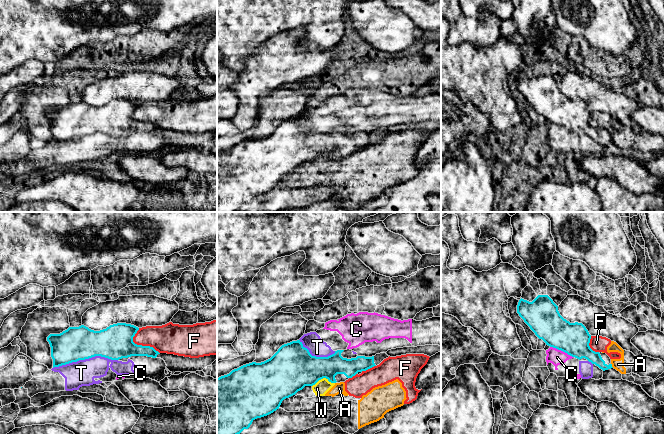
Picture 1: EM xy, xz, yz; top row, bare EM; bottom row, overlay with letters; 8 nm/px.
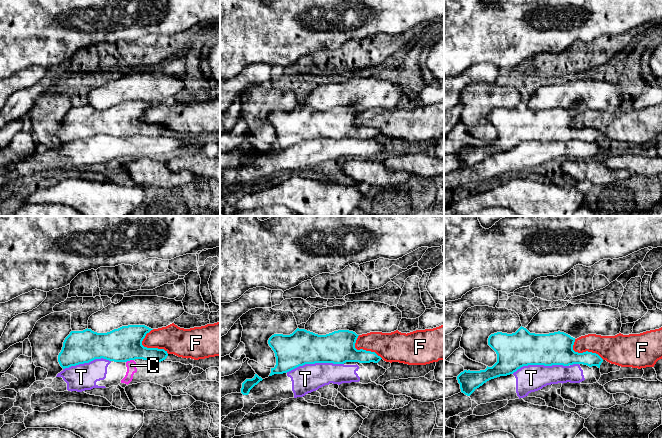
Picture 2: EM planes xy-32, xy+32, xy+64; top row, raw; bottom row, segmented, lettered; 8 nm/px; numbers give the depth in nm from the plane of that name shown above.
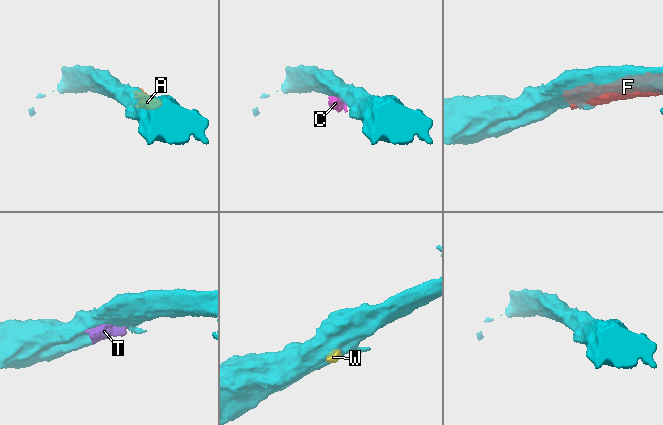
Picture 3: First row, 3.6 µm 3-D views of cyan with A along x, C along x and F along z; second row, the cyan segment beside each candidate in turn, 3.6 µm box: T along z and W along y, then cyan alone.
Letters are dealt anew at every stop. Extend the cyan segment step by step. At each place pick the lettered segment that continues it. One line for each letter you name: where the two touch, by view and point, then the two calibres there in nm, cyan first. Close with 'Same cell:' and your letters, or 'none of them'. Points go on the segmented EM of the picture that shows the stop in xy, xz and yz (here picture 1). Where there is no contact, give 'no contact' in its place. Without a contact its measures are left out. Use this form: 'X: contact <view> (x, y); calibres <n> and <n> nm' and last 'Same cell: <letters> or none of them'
Same cell: none of them

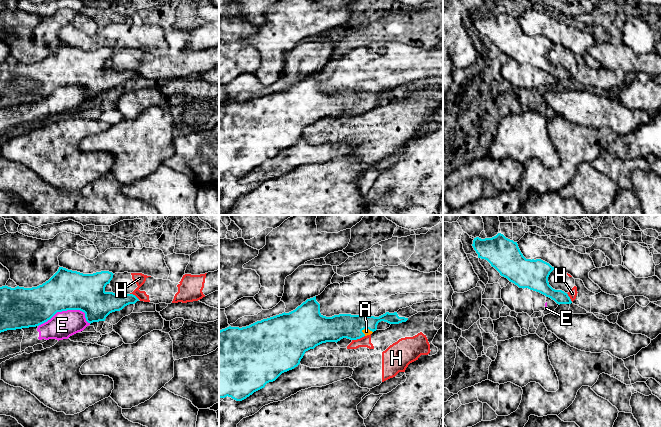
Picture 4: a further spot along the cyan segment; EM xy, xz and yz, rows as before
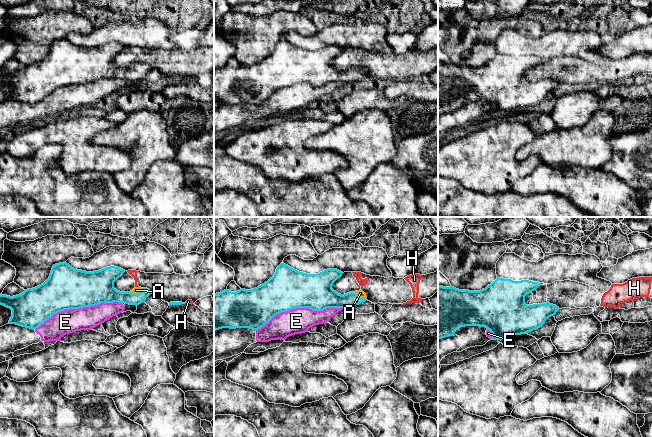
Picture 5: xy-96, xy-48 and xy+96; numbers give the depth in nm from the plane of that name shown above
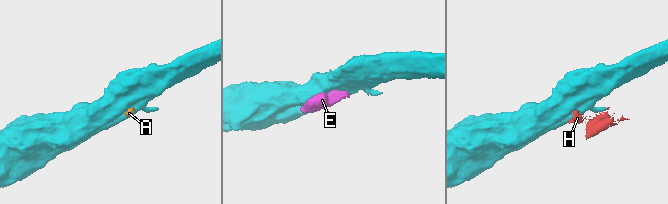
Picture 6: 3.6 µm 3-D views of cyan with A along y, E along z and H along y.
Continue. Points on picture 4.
A: contact xz (367, 328); calibres 200 and 50 nm
Same cell: A

